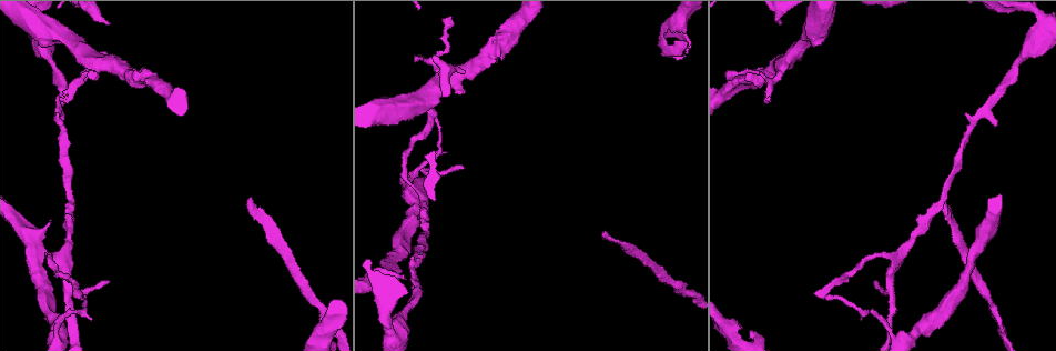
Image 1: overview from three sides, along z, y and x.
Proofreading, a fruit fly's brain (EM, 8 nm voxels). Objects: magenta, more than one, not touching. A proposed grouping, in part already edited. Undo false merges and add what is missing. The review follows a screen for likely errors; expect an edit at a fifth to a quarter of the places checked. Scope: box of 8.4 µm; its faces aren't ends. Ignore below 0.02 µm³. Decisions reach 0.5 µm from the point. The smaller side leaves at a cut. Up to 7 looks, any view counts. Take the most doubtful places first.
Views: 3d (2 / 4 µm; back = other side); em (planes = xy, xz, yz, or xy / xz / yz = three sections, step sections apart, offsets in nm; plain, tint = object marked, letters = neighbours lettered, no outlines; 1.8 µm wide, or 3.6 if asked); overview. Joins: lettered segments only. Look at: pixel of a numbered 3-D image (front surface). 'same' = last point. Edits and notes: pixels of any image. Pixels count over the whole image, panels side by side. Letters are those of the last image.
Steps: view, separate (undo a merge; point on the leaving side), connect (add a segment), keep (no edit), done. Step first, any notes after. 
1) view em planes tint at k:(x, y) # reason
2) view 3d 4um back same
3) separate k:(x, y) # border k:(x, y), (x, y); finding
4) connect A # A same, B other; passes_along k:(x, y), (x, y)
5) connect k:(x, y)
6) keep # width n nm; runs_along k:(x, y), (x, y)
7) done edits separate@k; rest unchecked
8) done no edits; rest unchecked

view em planes letters at 1:(252, 197) # thin end

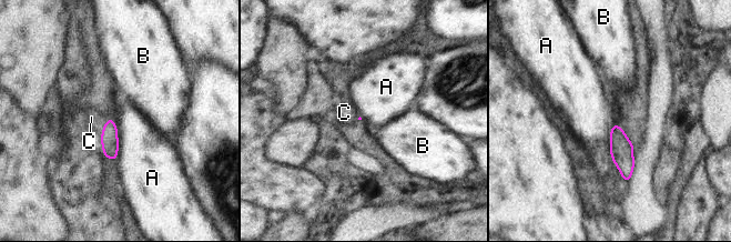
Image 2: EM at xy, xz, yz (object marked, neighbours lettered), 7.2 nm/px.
connect C # A other, B other, C same; passes_along 2:(109, 140), (105, 123), (91, 117); the neuron continues

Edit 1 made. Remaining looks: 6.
view em xz step 4 letters at 1:(403, 279) # an open end

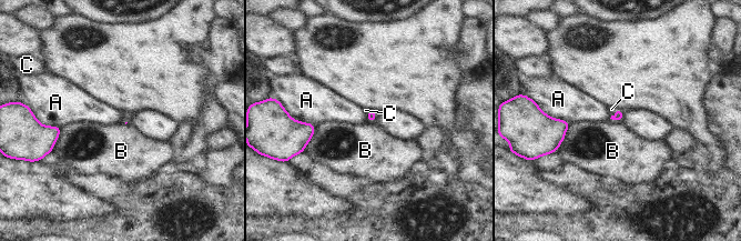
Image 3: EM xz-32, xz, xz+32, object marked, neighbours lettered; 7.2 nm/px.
view em planes letters same # cut it another way

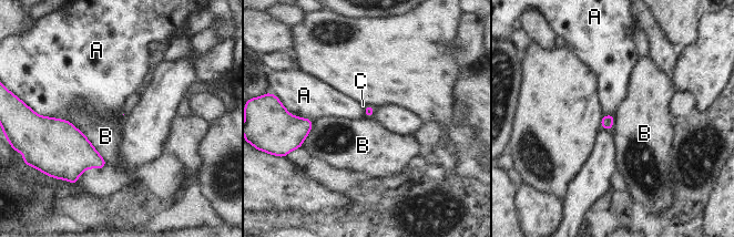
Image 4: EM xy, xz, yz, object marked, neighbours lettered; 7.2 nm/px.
keep # A other, B other, C other; border 4:(70, 123), (91, 143), (108, 165); no lettered segment goes on from it

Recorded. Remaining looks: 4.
view 3d 4um at 1:(389, 334) # calibre changes

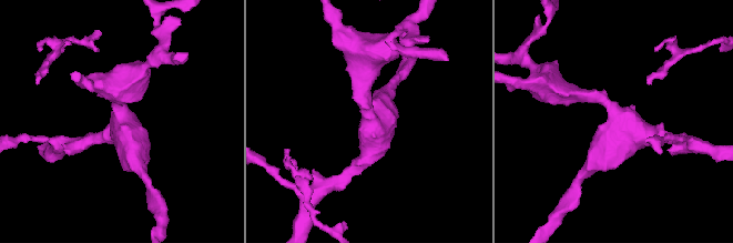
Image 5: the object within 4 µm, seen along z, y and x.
view em 3.6um planes tint at 5:(123, 122) # arm_widths 220, 380 nm

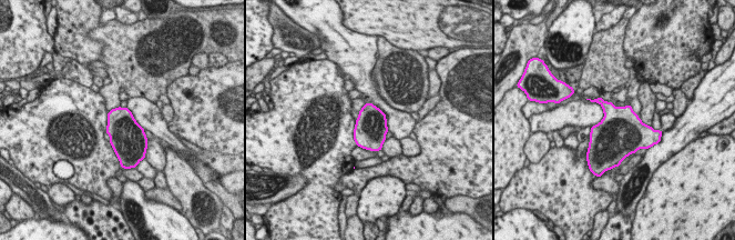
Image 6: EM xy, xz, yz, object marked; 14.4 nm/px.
view em 3.6um planes letters same

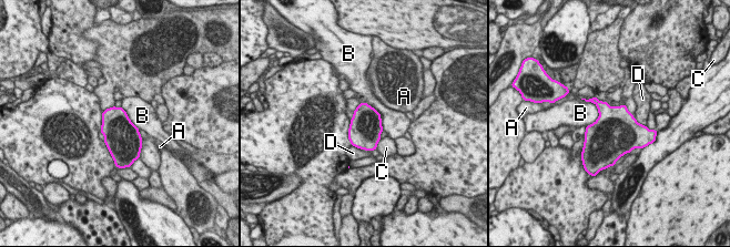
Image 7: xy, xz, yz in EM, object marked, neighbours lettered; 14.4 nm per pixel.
keep # longest_contact B 420 nm; A other, B other, C other, D other; border 7:(583, 99), (598, 112), (587, 126); all the same neuron

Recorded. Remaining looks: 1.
done edits connect@2; rest unchecked

